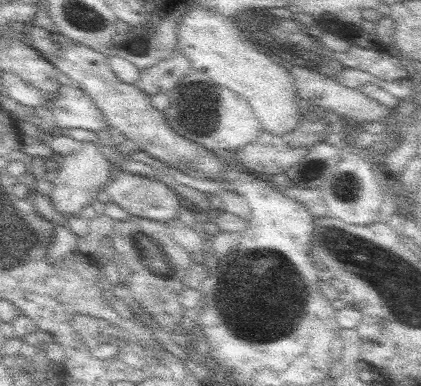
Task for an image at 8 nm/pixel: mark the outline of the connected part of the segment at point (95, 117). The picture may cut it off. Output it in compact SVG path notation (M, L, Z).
M66 79L62 80L60 96L52 102L53 122L60 129L85 129L97 133L108 129L104 114L89 94Z

